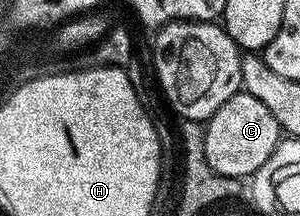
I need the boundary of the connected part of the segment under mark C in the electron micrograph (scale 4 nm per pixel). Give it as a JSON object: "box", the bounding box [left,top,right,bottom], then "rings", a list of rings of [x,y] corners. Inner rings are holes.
{"box":[204,93,281,180],"rings":[[[240,93],[229,97],[217,113],[206,120],[204,133],[204,159],[207,170],[225,178],[246,180],[269,161],[281,138],[277,118],[255,97]]]}

